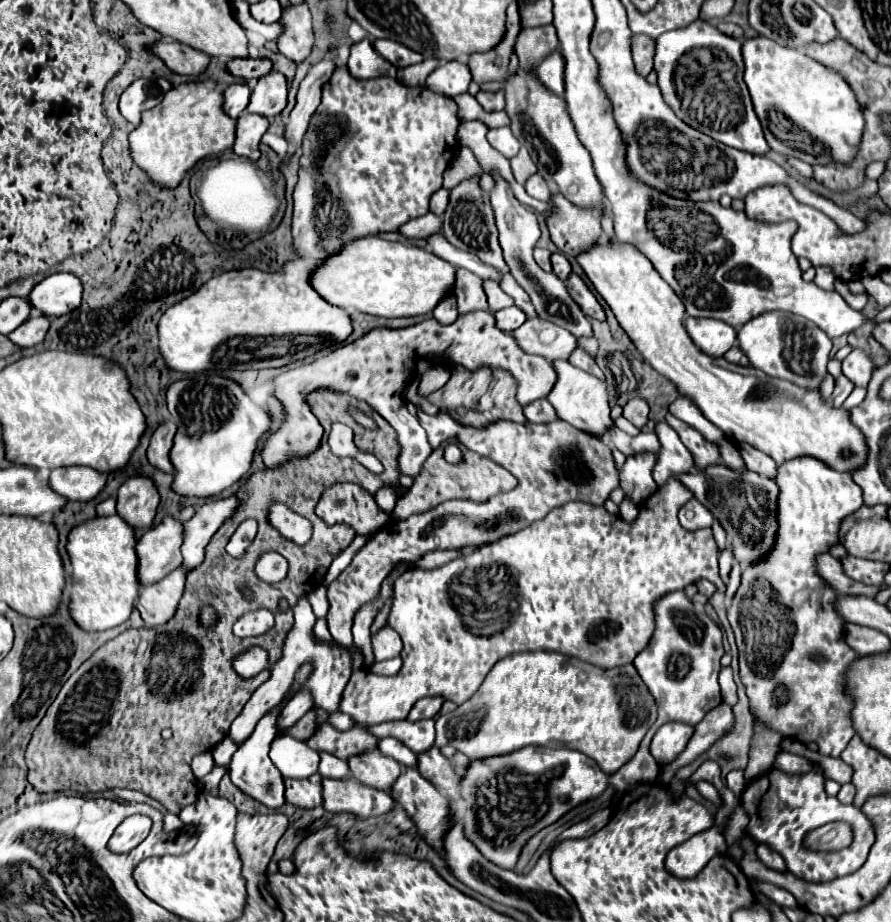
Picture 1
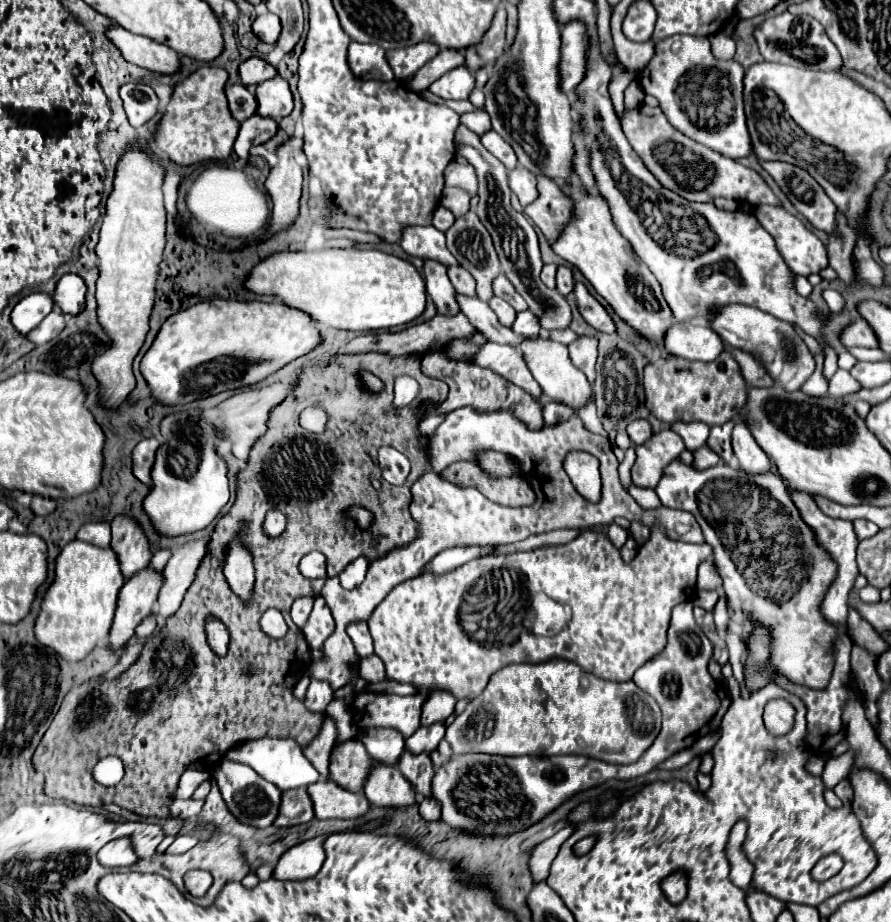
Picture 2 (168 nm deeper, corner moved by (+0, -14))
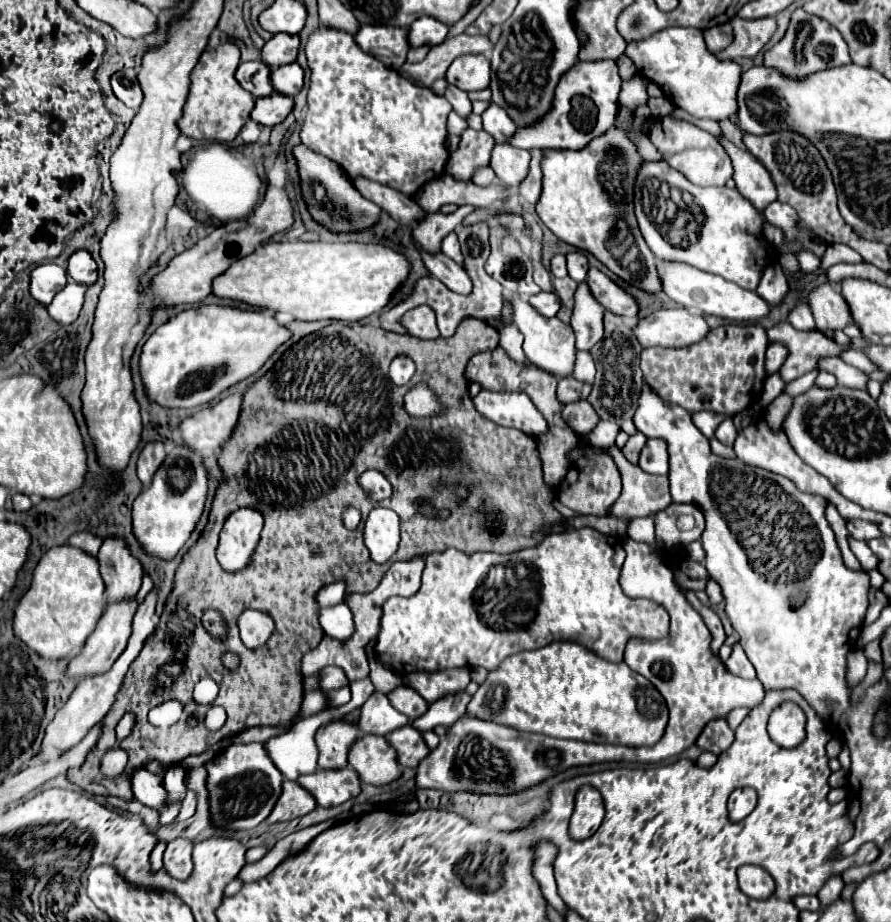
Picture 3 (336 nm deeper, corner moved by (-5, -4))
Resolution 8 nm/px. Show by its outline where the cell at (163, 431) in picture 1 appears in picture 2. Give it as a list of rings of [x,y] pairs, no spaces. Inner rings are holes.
[[[148,438],[148,440],[142,440],[134,452],[132,452],[132,472],[134,476],[146,484],[150,488],[152,480],[150,480],[150,470],[152,470],[152,464],[154,464],[154,456],[156,456],[156,450],[158,450],[158,440],[156,438]]]

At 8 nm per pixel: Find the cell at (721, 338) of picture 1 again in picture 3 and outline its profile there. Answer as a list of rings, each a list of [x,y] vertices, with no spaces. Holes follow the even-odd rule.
[[[675,308],[649,314],[647,318],[639,320],[633,332],[645,348],[649,346],[685,348],[707,338],[709,330],[711,330],[709,324],[699,312]]]

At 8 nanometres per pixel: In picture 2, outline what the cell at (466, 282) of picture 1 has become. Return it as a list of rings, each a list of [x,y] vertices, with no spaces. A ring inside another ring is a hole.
[[[450,266],[448,278],[452,280],[452,286],[456,288],[456,292],[464,292],[466,296],[476,296],[476,280],[462,266]]]

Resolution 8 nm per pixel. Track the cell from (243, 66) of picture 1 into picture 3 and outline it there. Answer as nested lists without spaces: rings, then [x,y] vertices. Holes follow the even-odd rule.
[[[277,34],[269,42],[265,42],[265,46],[261,50],[261,60],[269,68],[291,64],[297,58],[297,48],[299,48],[299,38],[297,36]]]

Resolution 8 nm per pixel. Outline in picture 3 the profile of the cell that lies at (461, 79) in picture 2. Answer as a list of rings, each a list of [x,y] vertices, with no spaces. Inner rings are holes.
[[[467,54],[453,60],[445,74],[447,82],[471,92],[489,86],[489,60],[483,54]]]

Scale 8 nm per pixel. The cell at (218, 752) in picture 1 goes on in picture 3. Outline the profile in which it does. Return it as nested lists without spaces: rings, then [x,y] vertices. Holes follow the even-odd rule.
[[[187,790],[187,796],[185,796],[185,800],[183,800],[183,806],[181,806],[181,812],[179,812],[177,820],[185,820],[185,818],[189,818],[189,816],[195,812],[195,804],[197,804],[197,800],[195,800],[195,792],[193,792],[193,790]]]

